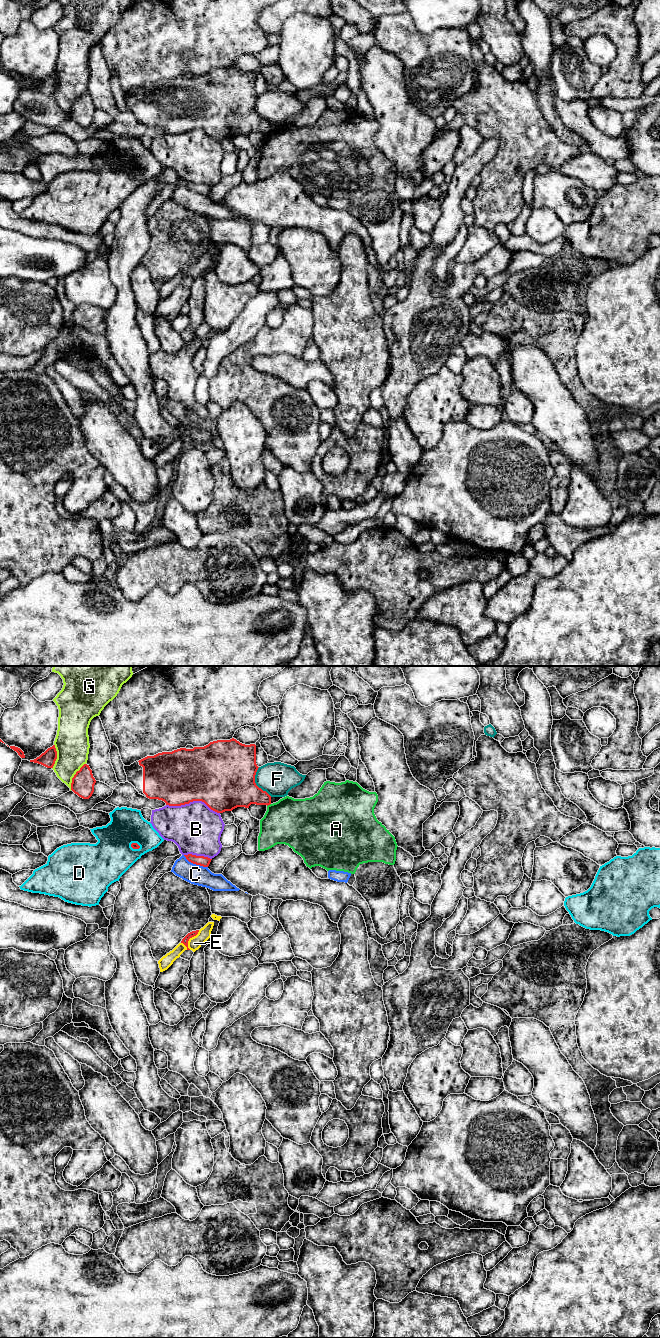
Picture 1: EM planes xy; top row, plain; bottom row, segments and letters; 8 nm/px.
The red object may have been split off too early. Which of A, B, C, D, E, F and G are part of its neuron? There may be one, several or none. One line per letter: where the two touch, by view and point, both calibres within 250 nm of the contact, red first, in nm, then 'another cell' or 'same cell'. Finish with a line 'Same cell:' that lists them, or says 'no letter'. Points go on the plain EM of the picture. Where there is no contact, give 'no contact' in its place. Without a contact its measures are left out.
A: meets red in xy at (268, 132); 260 nm thick on the red side, 380 nm on the other; another cell
B: meets red in xy at (193, 128); 460 nm thick on the red side, 400 nm on the other; another cell
C: meets red in xy at (195, 191); 80 nm thick on the red side, 160 nm on the other; another cell
D: meets red in xy at (135, 171); 50 nm thick on the red side, 320 nm on the other; another cell
E: meets red in xy at (189, 266); 50 nm thick on the red side, 110 nm on the other; another cell
F: meets red in xy at (255, 111); 480 nm thick on the red side, 280 nm on the other; another cell
G: meets red in xy at (74, 104); 180 nm thick on the red side, 280 nm on the other; another cell
Same cell: no letter

